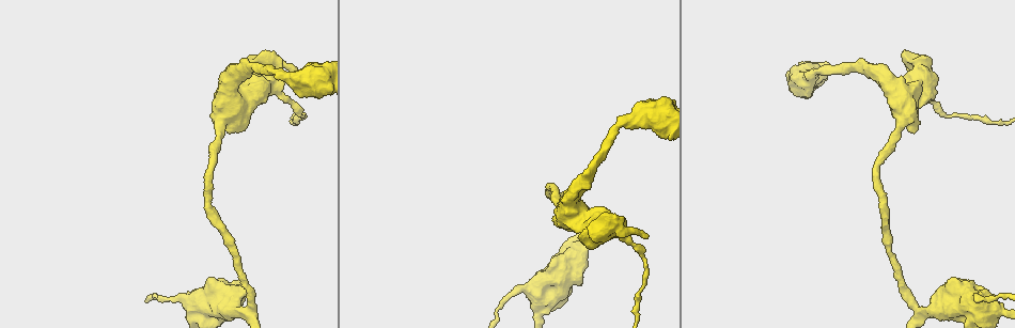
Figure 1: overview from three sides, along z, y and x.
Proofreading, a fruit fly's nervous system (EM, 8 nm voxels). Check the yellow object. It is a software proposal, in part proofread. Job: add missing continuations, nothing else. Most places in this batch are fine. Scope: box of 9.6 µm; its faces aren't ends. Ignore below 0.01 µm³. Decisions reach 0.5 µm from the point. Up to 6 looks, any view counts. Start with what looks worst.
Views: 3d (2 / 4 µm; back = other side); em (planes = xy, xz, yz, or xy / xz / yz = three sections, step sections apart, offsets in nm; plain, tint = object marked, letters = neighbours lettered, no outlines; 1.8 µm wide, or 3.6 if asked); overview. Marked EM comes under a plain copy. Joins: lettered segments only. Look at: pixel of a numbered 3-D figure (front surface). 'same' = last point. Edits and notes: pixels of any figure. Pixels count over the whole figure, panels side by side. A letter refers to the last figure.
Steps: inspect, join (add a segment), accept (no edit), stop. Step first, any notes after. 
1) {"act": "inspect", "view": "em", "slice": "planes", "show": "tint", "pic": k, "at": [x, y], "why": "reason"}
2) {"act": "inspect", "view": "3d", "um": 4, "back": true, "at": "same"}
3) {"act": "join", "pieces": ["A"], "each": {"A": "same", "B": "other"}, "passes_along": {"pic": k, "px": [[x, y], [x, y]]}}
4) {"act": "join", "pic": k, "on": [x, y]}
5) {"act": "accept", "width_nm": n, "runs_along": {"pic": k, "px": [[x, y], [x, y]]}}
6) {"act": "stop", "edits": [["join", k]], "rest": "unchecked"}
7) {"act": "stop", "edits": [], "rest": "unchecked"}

{"act": "inspect", "view": "em", "slice": "yz", "step": 8, "show": "tint", "pic": 1, "at": [647, 237], "why": "free end"}

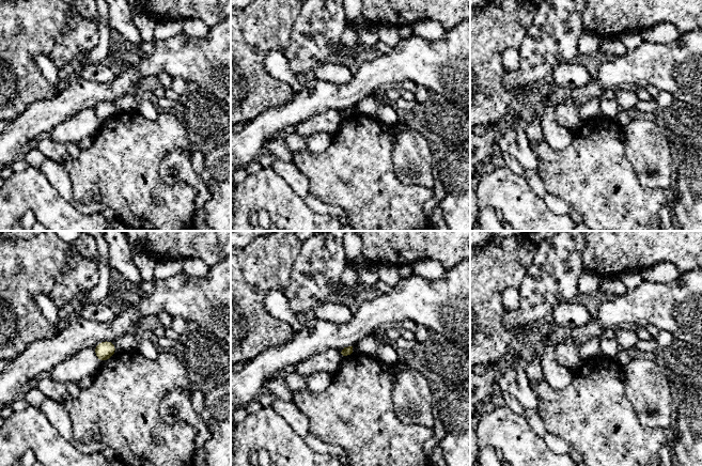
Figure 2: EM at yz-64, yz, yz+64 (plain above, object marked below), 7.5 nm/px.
{"act": "inspect", "view": "em", "slice": "planes", "show": "letters", "at": "same", "why": "cut it another way"}

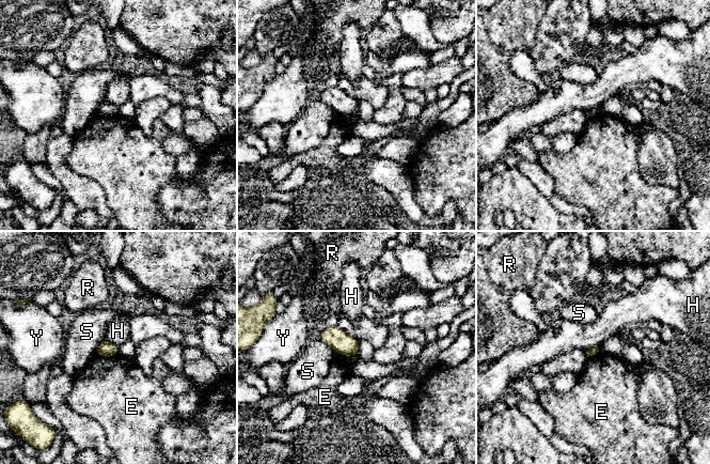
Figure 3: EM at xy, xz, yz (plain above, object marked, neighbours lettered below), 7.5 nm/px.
{"act": "accept", "longest_contact_nm": ["E", 180], "each": {"E": "other", "H": "other", "R": "other", "S": "other", "Y": "other"}, "border": {"pic": 3, "px": [[94, 353], [100, 356], [117, 354]]}, "found": "no lettered segment goes on from it"}

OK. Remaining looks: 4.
{"act": "inspect", "view": "em", "um": 3.6, "slice": "planes", "show": "letters", "pic": 1, "at": [578, 235], "why": "branch stops here"}

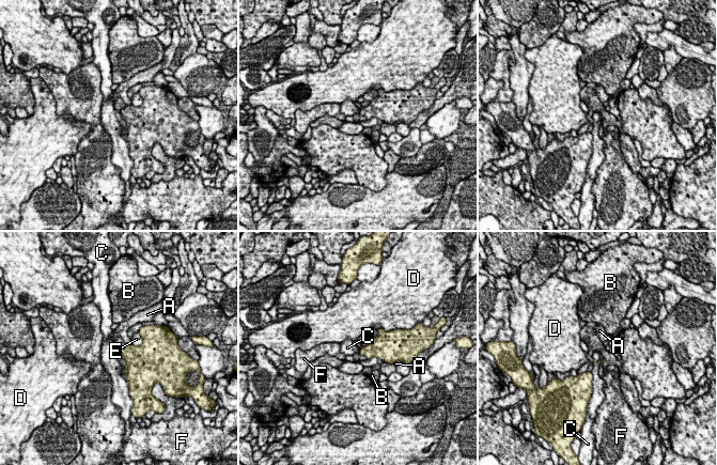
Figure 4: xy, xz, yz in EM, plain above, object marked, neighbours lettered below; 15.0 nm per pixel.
{"act": "accept", "longest_contact_nm": ["C", 550], "each": {"A": "other", "B": "other", "C": "other", "D": "other", "E": "other", "F": "other"}, "border": {"pic": 4, "px": [[119, 351], [129, 386]]}, "found": "no lettered segment goes on from it"}

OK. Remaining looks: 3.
{"act": "inspect", "view": "3d", "um": 4, "pic": 1, "at": [556, 296], "why": "stops while still wide"}

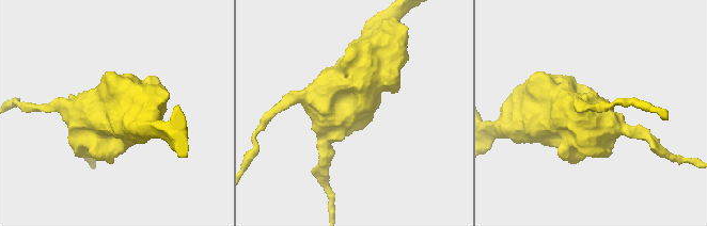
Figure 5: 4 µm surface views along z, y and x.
{"act": "inspect", "view": "em", "um": 3.6, "slice": "planes", "show": "tint", "pic": 5, "at": [353, 112], "why": "shape alone is not enough"}

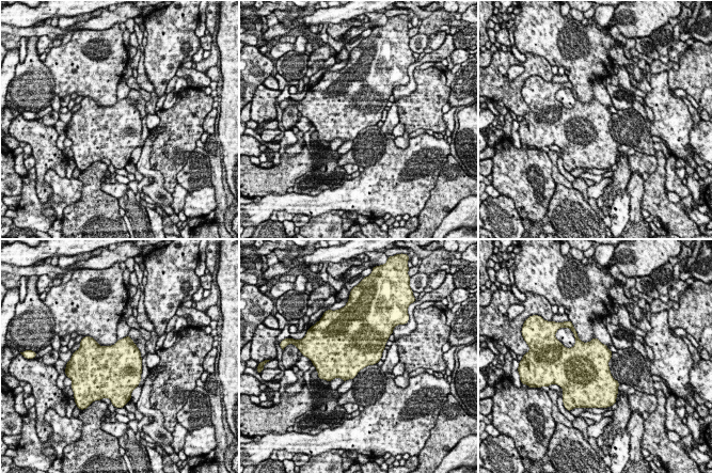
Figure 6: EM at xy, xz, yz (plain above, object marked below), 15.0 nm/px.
{"act": "inspect", "view": "em", "um": 3.6, "slice": "planes", "show": "letters", "at": "same", "why": "see the neighbours"}

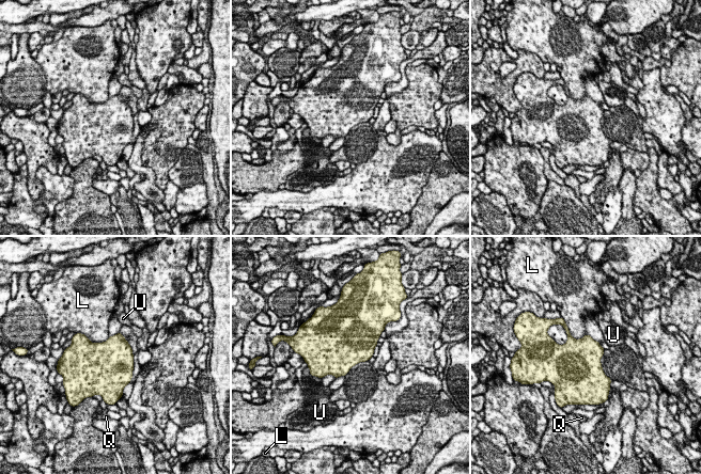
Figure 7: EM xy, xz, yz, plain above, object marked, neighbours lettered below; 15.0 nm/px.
{"act": "accept", "each": {"L": "other", "Q": "other", "U": "other"}, "border": {"pic": 7, "px": [[82, 333], [92, 342], [109, 337]]}, "found": "no lettered segment goes on from it"}

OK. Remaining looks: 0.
{"act": "stop", "edits": [], "rest": "unchecked"}

